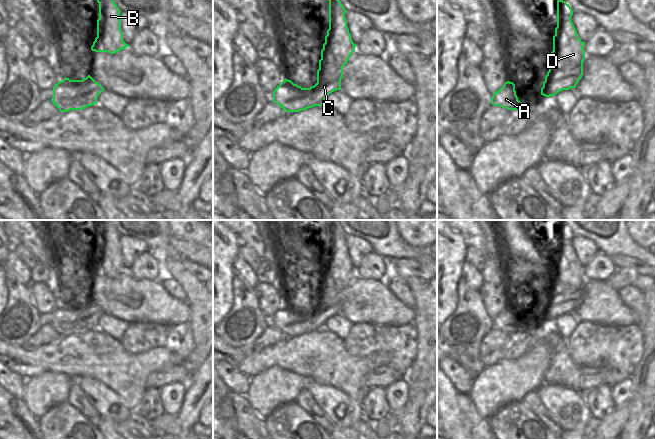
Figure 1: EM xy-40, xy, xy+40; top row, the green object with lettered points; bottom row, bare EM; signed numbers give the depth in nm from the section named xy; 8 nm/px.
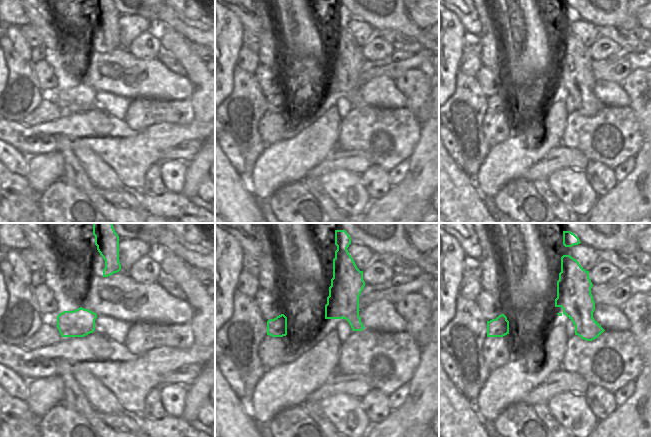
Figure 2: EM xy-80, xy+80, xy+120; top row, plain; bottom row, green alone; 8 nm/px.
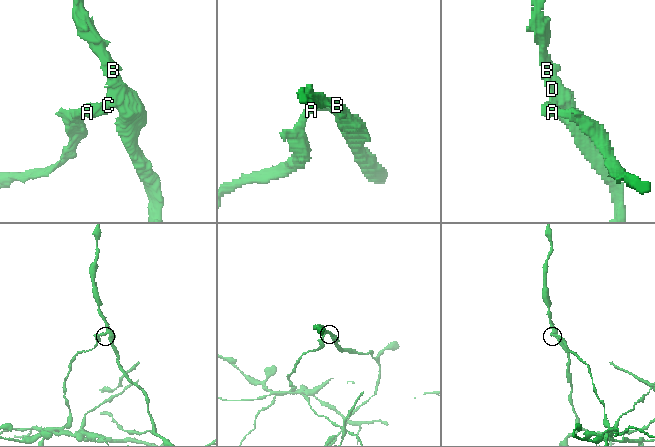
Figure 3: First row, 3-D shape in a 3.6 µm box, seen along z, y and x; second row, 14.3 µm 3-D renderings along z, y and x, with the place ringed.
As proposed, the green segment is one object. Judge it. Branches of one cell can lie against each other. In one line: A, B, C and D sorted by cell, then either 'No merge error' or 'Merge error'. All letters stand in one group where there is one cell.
Groups: A C / B D. Merge error

